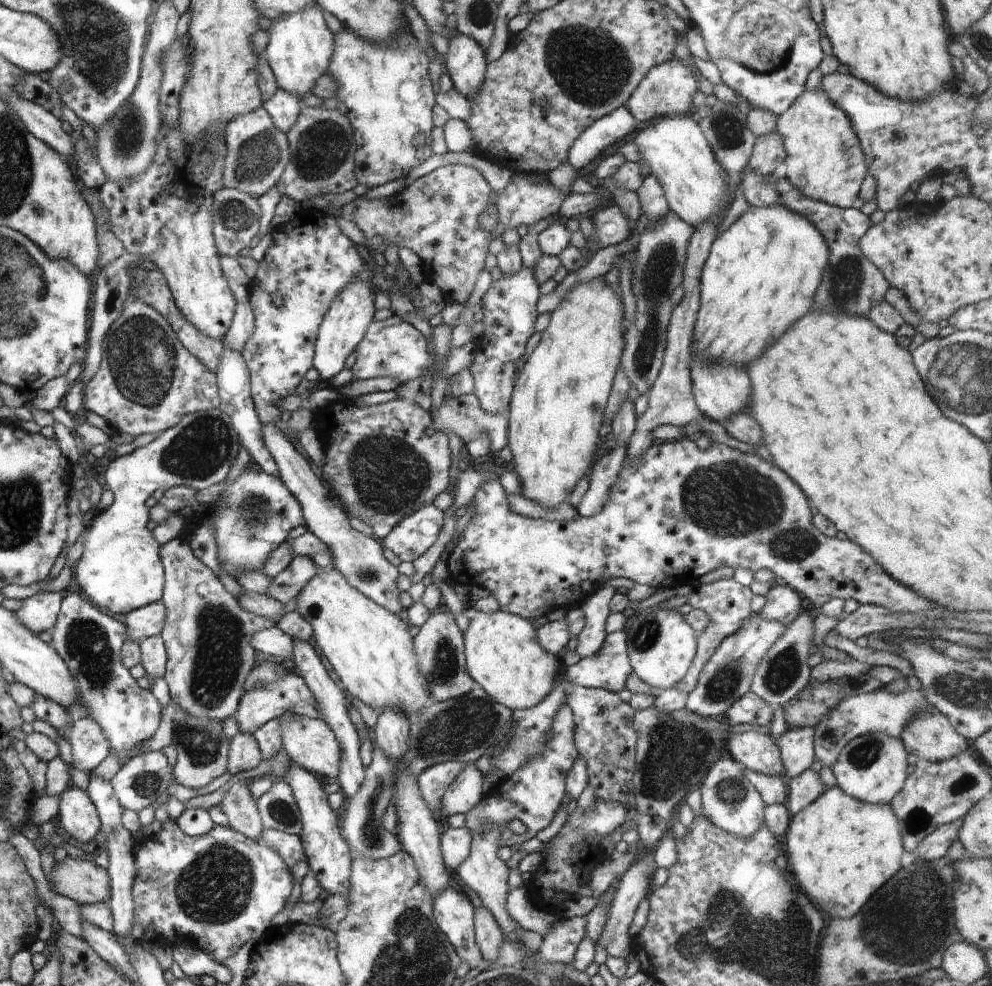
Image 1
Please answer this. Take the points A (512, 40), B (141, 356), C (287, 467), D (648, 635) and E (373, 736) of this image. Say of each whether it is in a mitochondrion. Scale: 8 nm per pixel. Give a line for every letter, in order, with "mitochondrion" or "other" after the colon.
A: other
B: mitochondrion
C: other
D: mitochondrion
E: other

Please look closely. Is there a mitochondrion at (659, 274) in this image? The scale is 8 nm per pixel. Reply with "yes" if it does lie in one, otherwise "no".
yes

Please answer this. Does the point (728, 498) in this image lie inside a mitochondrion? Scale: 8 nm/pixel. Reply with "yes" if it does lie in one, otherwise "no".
yes

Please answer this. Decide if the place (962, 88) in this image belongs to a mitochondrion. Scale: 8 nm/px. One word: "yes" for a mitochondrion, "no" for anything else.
no

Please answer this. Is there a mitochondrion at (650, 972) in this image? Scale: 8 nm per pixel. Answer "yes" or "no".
no

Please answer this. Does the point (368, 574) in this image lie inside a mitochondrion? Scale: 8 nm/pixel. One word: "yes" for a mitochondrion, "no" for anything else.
yes

